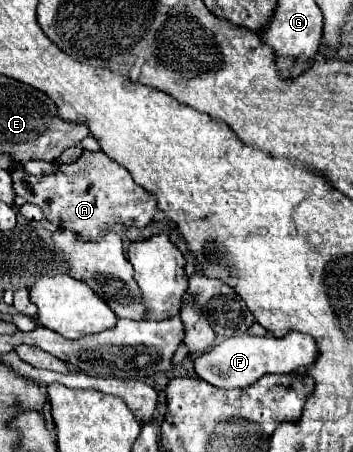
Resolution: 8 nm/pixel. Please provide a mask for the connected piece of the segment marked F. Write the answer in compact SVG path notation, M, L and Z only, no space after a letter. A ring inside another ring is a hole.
M291 332L285 338L275 336L233 336L217 344L211 352L201 354L195 358L195 372L205 382L219 386L219 388L243 388L253 384L265 374L287 374L295 372L297 368L313 364L317 356L315 340L301 332Z

